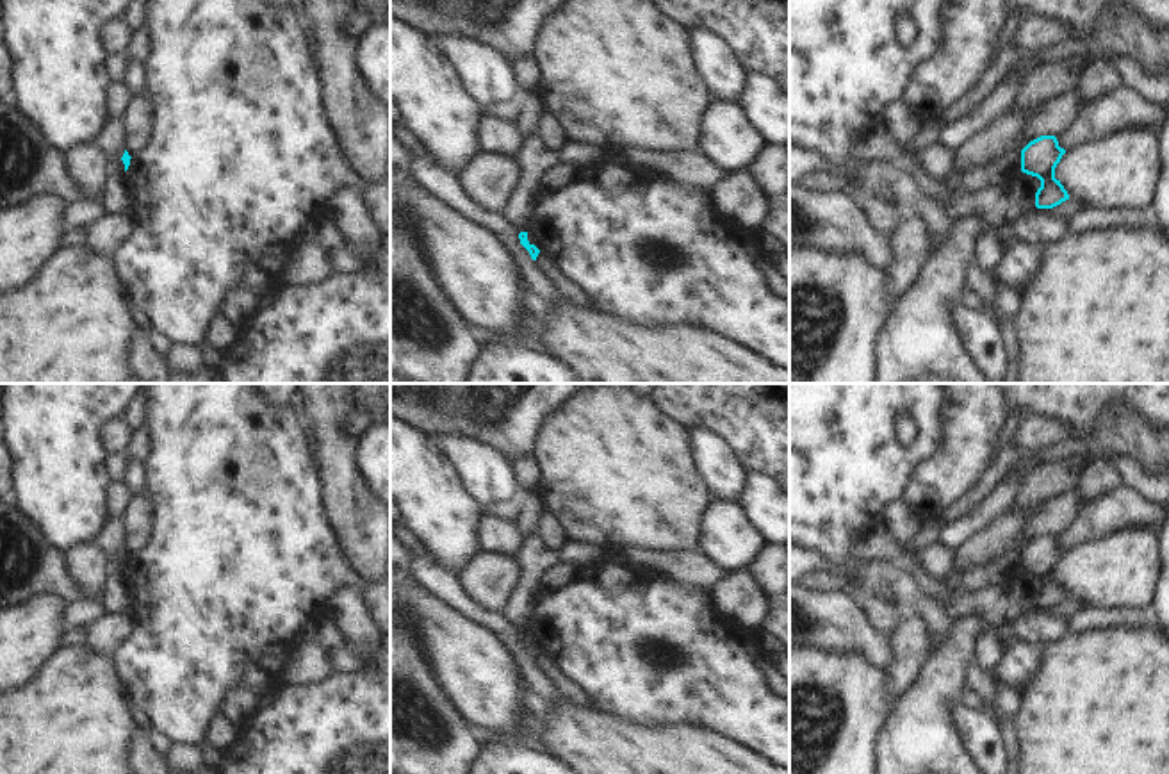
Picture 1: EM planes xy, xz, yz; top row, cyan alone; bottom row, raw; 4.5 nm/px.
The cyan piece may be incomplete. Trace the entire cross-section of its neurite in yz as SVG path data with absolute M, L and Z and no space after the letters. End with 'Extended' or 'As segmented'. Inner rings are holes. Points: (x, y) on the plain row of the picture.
M1041 535L1021 549L1021 571L1041 580L1035 592L1037 608L1053 608L1069 599L1067 590L1055 578L1055 567L1064 553L1055 535Z. As segmented.

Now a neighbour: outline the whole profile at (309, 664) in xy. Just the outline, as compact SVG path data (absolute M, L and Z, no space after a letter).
M299 642L289 665L282 674L282 681L292 687L305 683L319 683L331 674L326 649L310 642Z

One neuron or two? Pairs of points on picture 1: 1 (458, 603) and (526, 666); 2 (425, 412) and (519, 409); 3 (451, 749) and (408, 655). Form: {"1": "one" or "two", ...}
{"1": "one", "2": "one", "3": "one"}

